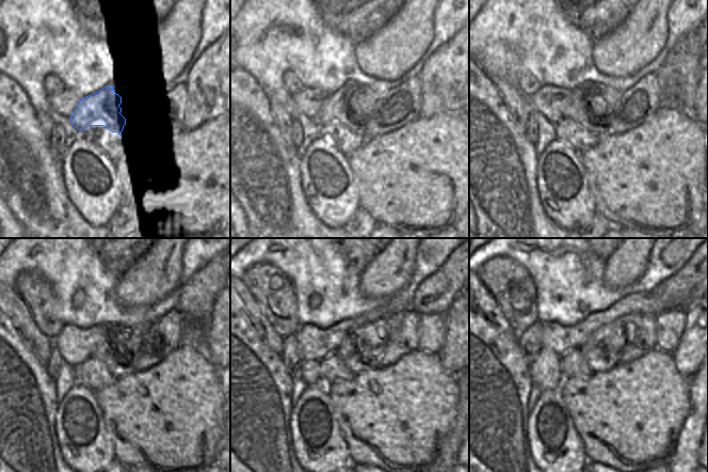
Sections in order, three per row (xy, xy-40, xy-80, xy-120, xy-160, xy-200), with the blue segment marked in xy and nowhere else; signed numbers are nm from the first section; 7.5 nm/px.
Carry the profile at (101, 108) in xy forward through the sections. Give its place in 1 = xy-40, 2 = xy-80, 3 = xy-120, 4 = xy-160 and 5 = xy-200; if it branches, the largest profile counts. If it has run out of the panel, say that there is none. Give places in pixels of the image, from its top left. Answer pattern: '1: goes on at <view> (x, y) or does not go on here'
1: goes on at xy-40 (341, 106)
2: goes on at xy-80 (582, 108)
3: goes on at xy-120 (108, 350)
4: goes on at xy-160 (359, 350)
5: goes on at xy-200 (601, 351)

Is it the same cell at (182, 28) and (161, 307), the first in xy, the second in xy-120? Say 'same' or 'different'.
different

